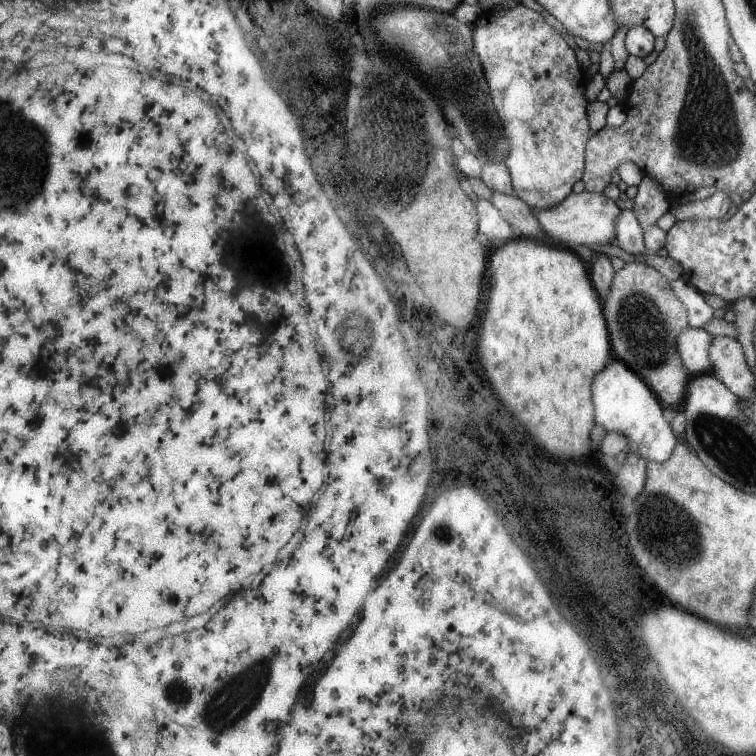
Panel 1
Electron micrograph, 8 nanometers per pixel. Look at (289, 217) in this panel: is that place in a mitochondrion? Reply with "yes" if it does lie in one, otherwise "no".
no

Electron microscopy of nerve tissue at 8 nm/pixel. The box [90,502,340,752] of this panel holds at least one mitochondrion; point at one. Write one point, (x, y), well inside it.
(242, 692)

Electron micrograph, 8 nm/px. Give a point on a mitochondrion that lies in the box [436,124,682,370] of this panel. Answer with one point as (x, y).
(641, 323)

